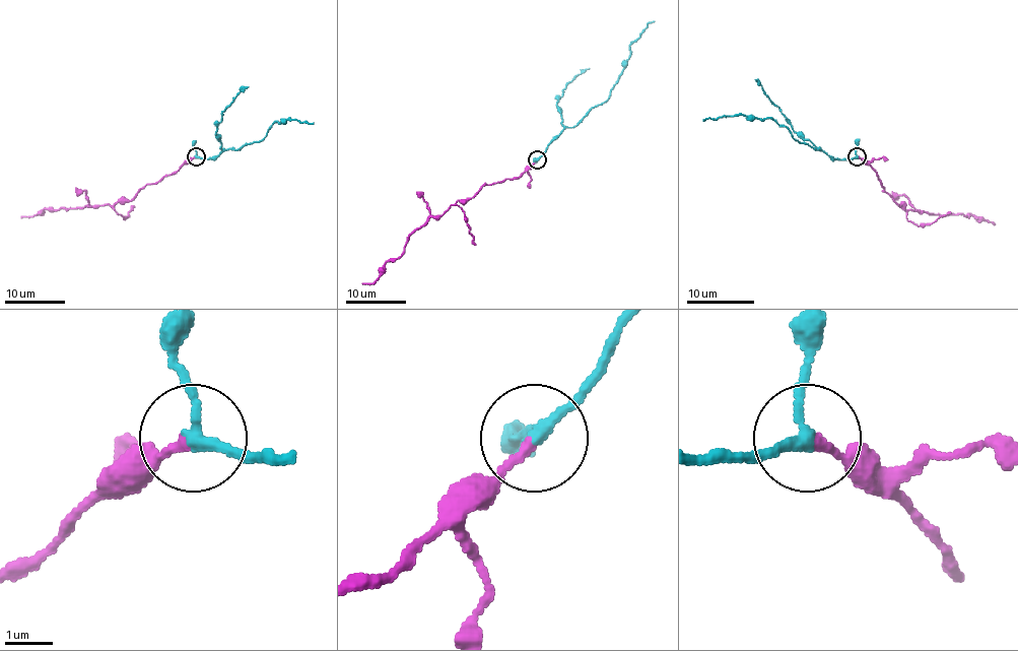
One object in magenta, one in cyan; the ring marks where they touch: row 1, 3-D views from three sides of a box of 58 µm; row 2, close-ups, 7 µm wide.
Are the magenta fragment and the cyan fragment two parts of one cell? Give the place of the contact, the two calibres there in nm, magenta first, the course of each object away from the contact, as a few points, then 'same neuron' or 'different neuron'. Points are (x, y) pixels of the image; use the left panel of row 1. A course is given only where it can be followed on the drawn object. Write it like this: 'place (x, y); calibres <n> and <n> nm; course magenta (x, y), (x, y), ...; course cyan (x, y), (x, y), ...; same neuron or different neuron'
place (196, 156); calibres 200 and 240 nm; course magenta (195, 155), (176, 171), (142, 188), (130, 200), (120, 200), (111, 206), (44, 209), (21, 218); course cyan (195, 155), (213, 158), (222, 150), (238, 150), (261, 141), (276, 121), (288, 118), (314, 124); same neuron

